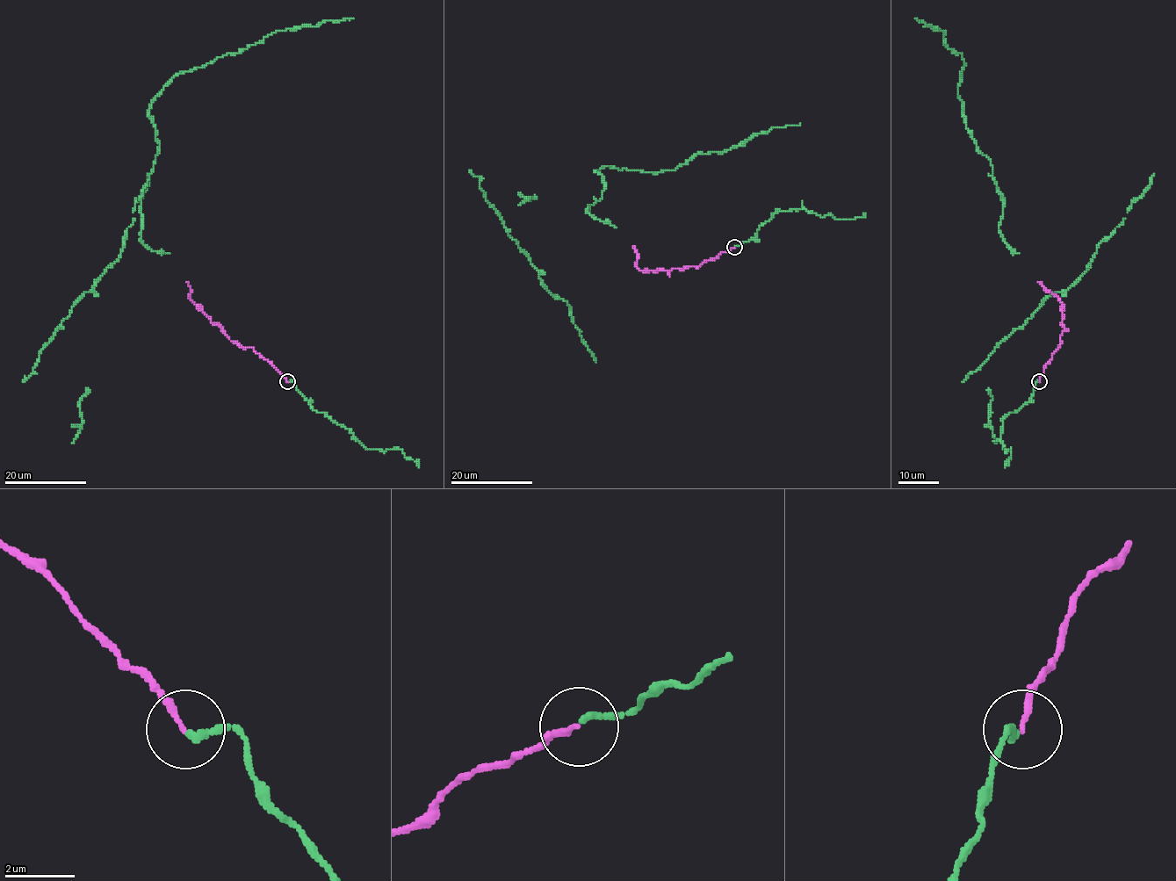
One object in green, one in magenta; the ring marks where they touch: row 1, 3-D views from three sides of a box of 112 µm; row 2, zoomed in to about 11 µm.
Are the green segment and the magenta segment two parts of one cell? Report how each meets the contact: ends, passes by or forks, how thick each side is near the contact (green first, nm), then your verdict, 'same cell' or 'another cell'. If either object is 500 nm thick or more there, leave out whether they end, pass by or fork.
green ends | magenta ends | 200/160 nm | same cell

